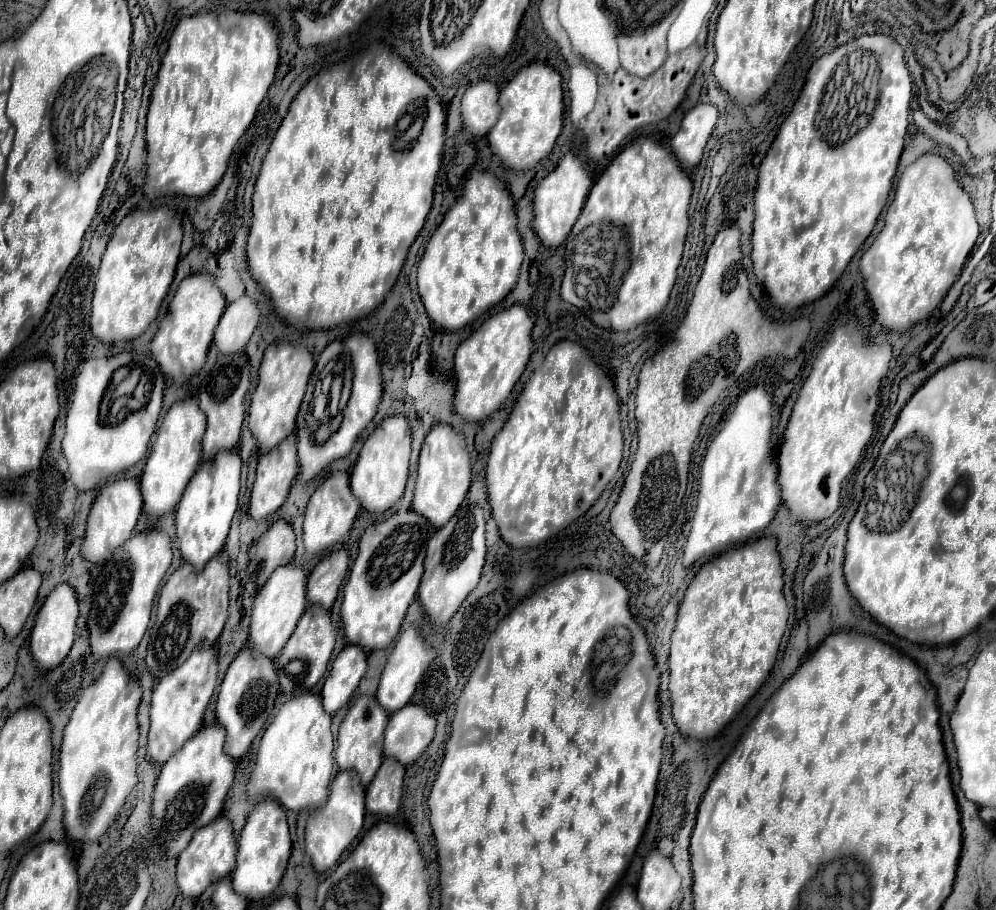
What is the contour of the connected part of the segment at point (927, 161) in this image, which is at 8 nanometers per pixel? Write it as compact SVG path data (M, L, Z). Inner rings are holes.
M922 155L906 167L900 175L896 195L886 211L886 225L874 239L870 249L860 259L860 273L868 299L874 309L876 321L890 331L908 331L922 319L926 319L946 297L952 283L958 279L966 259L978 239L980 227L974 215L974 205L970 195L958 183L954 169L940 155Z

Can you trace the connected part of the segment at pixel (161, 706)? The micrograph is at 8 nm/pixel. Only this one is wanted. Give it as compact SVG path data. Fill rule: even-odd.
M196 647L192 655L172 673L160 679L152 693L152 707L150 707L150 733L148 733L148 755L152 763L162 765L172 757L182 745L200 731L202 717L206 705L214 693L218 677L218 663L214 649Z

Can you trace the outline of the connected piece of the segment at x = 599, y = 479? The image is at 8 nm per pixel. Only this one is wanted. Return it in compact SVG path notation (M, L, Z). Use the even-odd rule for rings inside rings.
M558 341L528 379L506 425L490 445L488 501L508 545L538 547L598 501L622 461L624 437L618 411L618 395L604 369L578 343Z

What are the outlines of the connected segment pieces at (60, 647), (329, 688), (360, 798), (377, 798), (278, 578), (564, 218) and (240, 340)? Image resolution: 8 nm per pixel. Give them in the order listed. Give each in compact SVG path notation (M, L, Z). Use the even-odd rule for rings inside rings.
M58 585L44 601L42 609L36 615L36 625L30 633L30 653L36 661L38 669L48 671L60 665L72 649L74 633L76 633L76 619L78 619L78 601L74 589L70 585Z
M346 645L332 663L332 671L326 677L322 699L324 709L334 715L354 695L362 675L366 671L366 651L360 645Z
M340 771L332 781L326 805L314 811L306 823L306 853L310 855L312 865L318 873L324 873L338 863L344 849L350 847L350 843L360 833L362 823L364 823L364 787L360 785L356 773Z
M386 757L374 781L366 789L366 811L376 815L396 815L402 801L404 765Z
M294 563L276 569L254 599L250 639L248 639L250 649L258 655L276 659L282 647L286 645L288 637L294 633L296 623L304 613L304 607L306 607L306 573Z
M566 153L560 159L558 167L538 183L538 187L534 191L532 229L544 247L560 247L568 239L568 235L582 211L582 205L588 197L590 187L592 187L590 173L582 165L582 161L572 153Z
M240 297L230 303L214 331L214 345L218 353L238 353L250 341L260 319L260 311L250 297Z

